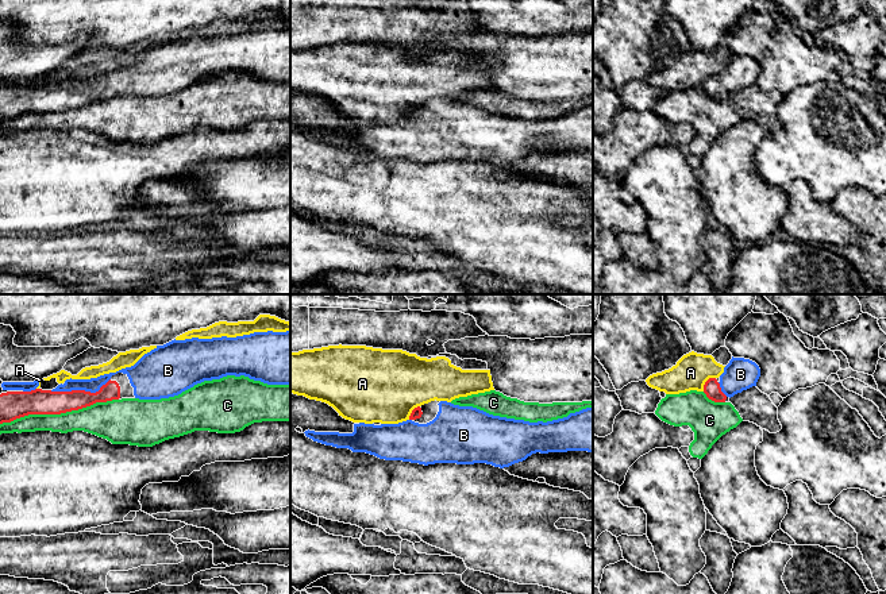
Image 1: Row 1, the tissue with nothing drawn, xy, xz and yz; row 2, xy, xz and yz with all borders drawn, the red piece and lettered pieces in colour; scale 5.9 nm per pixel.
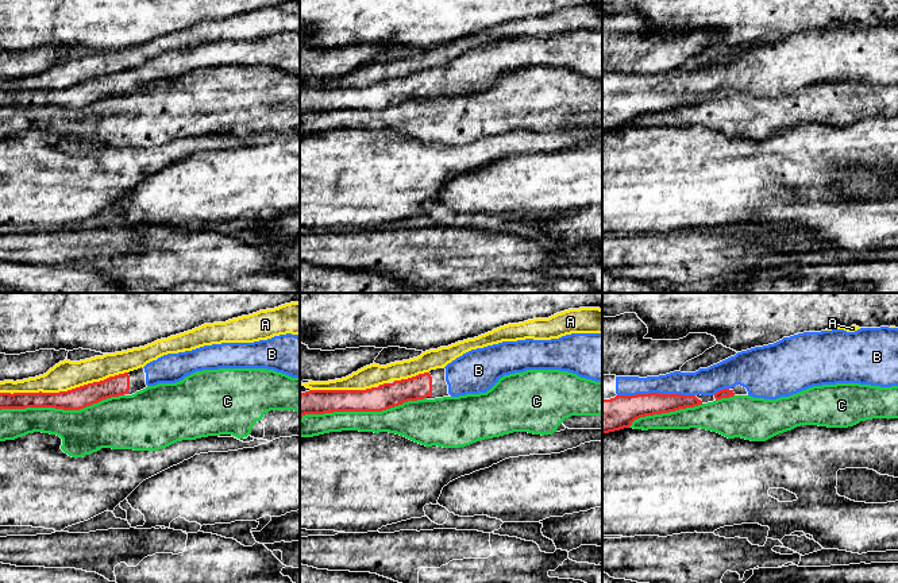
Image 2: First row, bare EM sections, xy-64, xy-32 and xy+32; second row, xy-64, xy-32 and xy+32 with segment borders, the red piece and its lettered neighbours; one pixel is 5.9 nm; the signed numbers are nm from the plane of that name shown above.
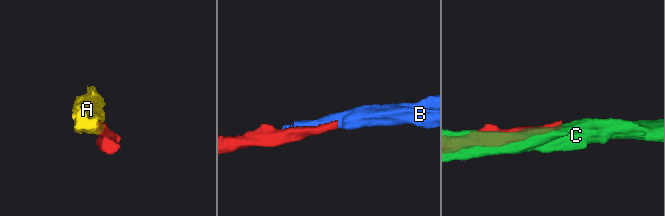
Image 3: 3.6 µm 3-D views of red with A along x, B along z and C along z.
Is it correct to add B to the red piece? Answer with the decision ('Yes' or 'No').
Yes

